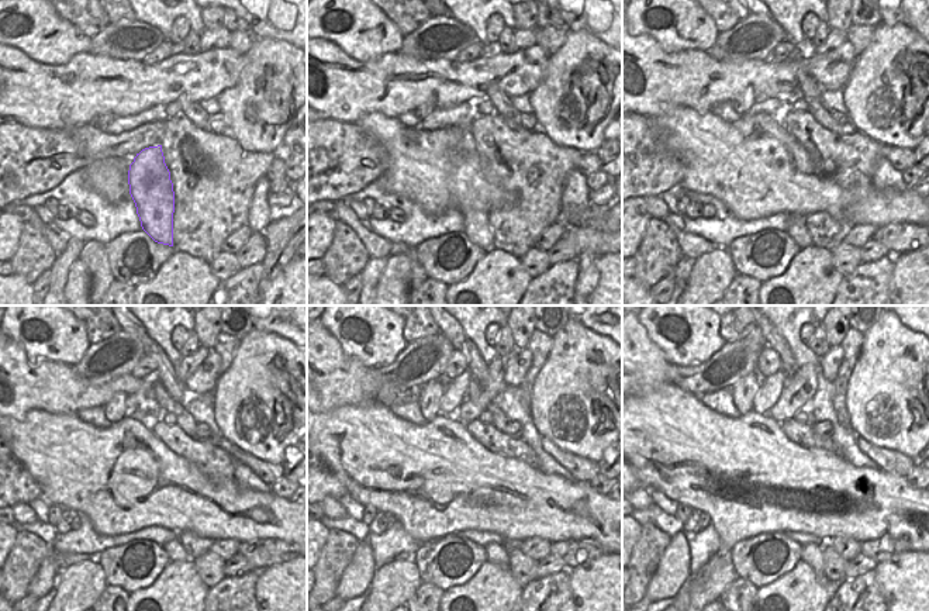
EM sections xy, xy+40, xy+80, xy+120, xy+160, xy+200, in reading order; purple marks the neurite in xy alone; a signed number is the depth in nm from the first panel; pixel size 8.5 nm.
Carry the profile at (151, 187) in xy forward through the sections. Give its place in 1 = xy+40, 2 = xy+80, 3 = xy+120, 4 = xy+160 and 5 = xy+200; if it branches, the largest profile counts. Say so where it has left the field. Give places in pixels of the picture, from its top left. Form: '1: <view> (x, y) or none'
1: xy+40 (476, 227)
2: xy+80 (797, 230)
3: xy+120 (175, 551)
4: xy+160 (496, 553)
5: xy+200 (811, 553)

